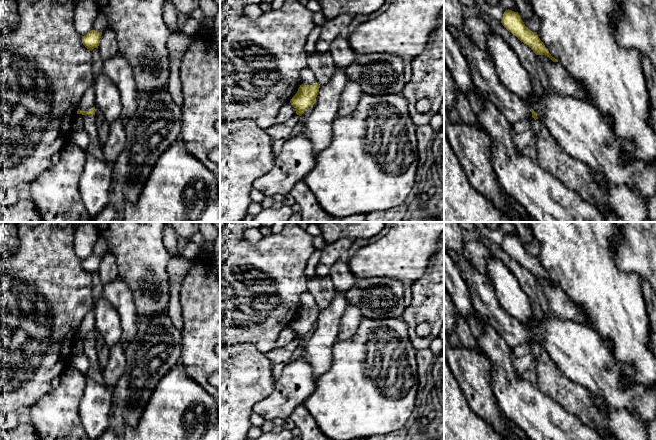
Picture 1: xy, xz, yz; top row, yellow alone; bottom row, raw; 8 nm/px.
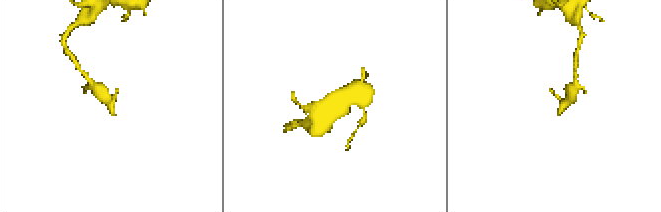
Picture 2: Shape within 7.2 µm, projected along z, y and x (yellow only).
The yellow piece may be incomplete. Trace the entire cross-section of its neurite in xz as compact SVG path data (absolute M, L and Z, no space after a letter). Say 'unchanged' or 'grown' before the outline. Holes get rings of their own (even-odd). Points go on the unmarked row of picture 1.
unchanged; M316 306L312 309L302 308L297 317L290 324L296 338L301 340L309 331L313 330L319 316L320 309Z

